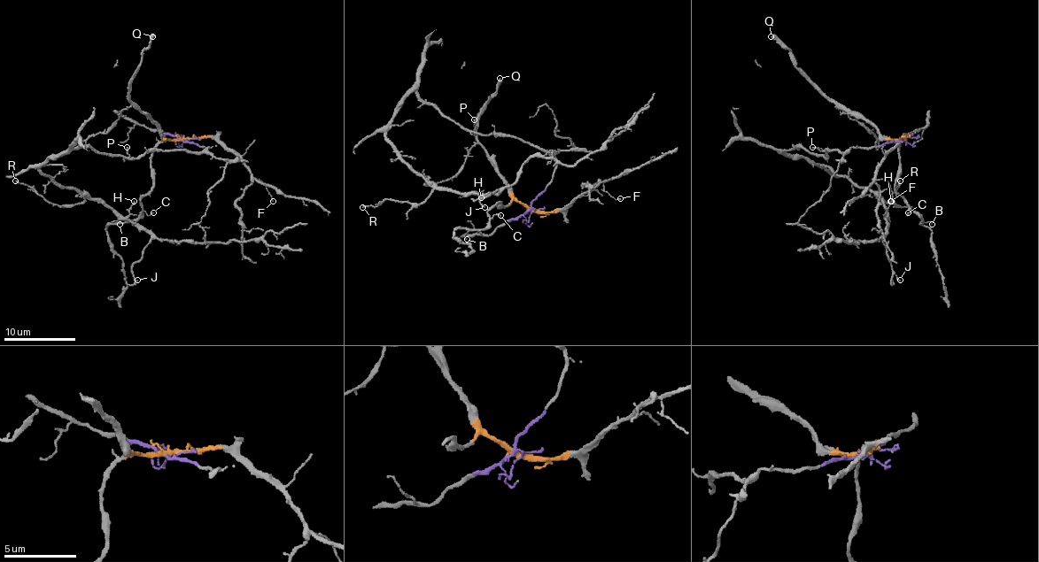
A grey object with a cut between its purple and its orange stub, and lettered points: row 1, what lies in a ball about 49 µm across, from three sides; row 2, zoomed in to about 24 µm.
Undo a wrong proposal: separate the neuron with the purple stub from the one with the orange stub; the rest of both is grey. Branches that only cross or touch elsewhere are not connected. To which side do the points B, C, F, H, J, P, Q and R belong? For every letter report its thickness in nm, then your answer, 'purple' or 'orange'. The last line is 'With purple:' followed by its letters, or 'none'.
B: 100 nm | orange
C: 110 nm | orange
F: 120 nm | orange
H: 130 nm | purple
J: 120 nm | purple
P: 110 nm | purple
Q: 360 nm | orange
R: 120 nm | purple
With purple: H, J, P, R

